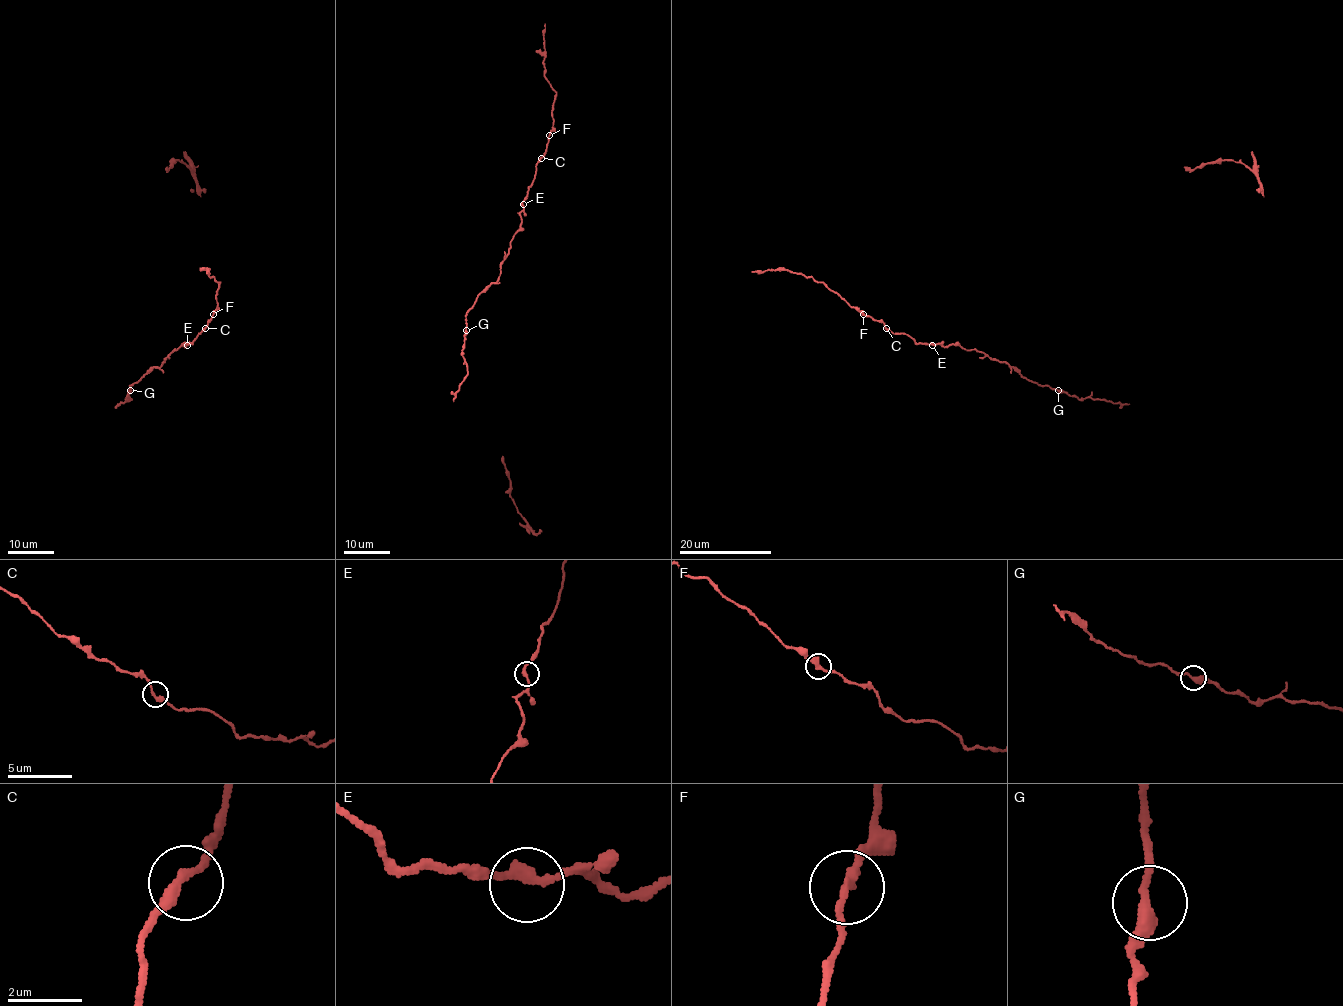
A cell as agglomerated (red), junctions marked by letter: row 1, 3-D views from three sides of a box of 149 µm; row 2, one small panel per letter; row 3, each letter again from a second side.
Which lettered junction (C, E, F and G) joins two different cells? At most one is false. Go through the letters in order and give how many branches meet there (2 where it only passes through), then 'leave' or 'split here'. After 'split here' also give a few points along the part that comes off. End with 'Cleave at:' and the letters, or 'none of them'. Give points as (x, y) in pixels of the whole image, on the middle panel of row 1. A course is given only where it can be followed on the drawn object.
C: branches 2; leave
E: branches 2; leave
F: branches 2; leave
G: branches 2; leave
Cleave at: none of them

